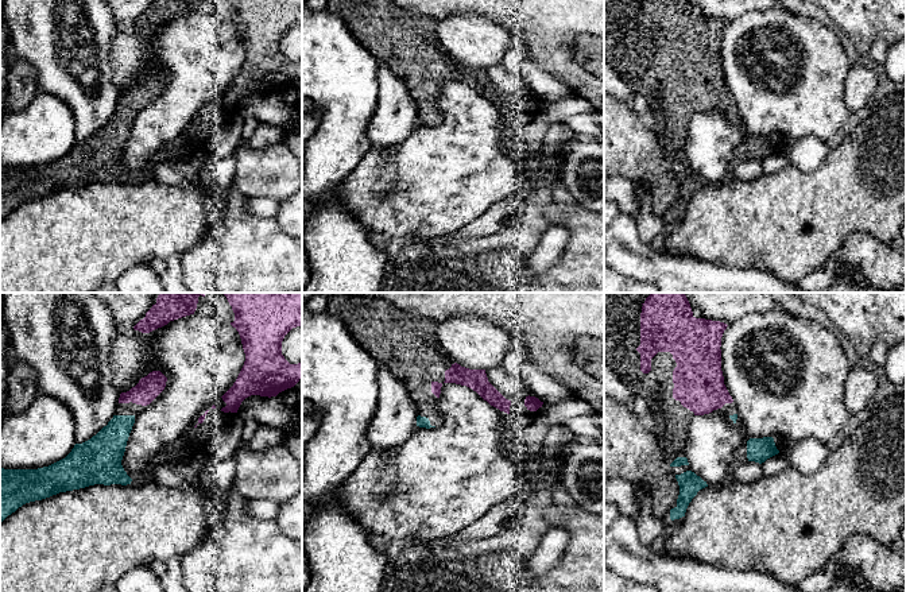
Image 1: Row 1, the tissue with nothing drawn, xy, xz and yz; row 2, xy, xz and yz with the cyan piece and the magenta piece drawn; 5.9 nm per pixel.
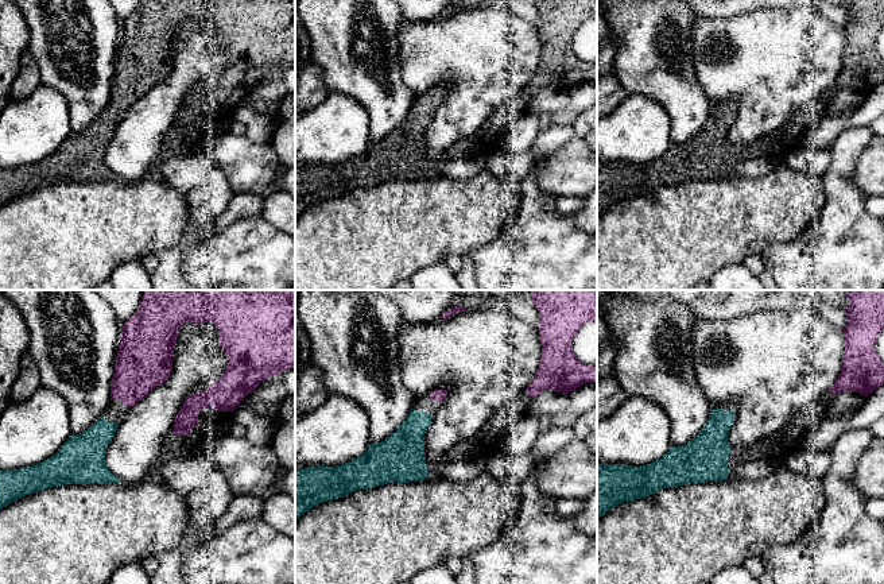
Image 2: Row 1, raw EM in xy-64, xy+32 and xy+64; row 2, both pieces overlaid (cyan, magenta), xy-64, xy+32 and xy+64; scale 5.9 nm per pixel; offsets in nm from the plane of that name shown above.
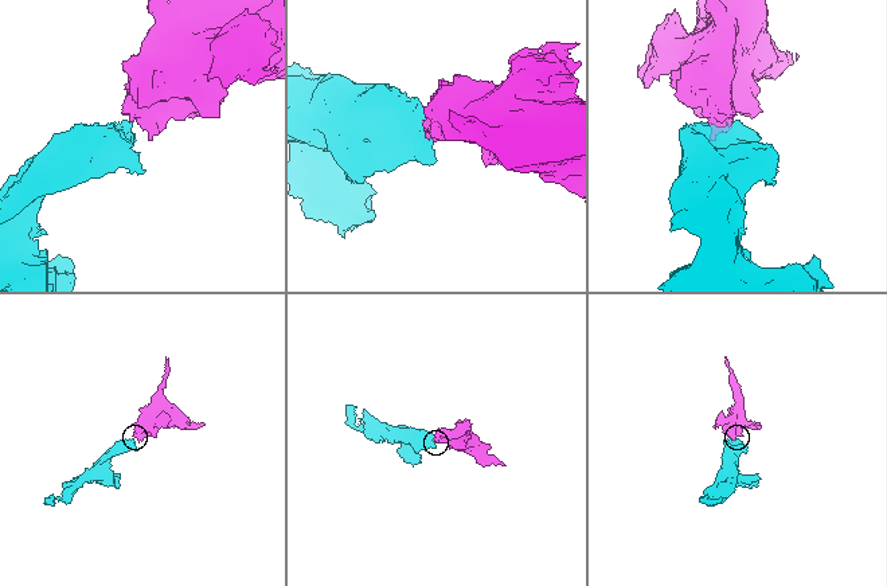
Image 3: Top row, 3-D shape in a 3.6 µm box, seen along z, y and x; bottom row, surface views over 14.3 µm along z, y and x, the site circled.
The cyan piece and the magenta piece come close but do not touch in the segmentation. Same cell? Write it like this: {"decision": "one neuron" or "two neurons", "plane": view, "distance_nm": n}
{"decision": "one neuron", "plane": "xy", "distance_nm": 70}

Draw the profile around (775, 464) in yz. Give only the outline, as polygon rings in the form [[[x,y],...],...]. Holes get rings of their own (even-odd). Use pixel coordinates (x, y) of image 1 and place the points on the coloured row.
[[[781,453],[767,458],[764,463],[762,463],[762,471],[766,476],[774,476],[782,471],[789,468],[789,461],[782,456]]]

